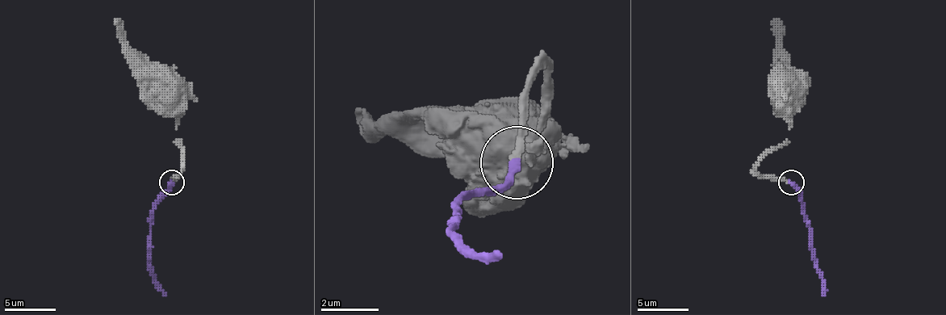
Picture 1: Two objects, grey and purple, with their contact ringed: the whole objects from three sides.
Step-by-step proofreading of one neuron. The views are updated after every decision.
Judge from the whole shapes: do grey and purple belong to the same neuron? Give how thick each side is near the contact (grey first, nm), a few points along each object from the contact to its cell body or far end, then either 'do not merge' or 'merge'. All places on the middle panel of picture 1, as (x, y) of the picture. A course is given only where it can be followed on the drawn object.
calibres 240 and 260 nm; course grey (514, 157), (529, 85), (543, 63), (543, 99), (529, 157), (514, 179), (500, 172), (500, 150); course purple (514, 165), (492, 194), (456, 208), (456, 237), (500, 259); merge

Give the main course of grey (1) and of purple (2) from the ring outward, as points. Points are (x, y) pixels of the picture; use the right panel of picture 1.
1: (789, 182), (763, 178), (755, 170), (768, 152), (786, 139), (789, 108), (797, 98), (794, 90), (786, 90)
2: (792, 182), (801, 198), (817, 272), (825, 296)

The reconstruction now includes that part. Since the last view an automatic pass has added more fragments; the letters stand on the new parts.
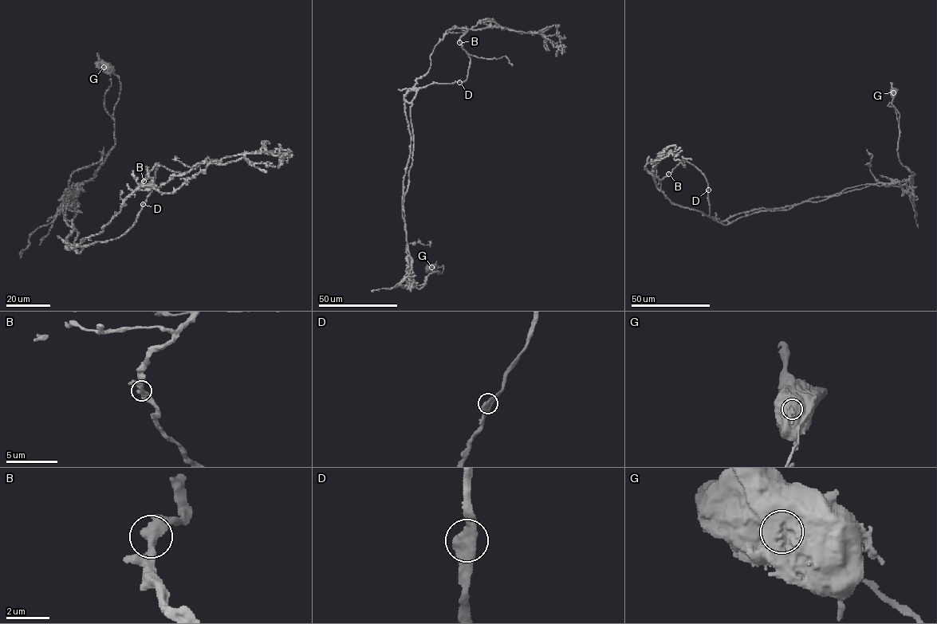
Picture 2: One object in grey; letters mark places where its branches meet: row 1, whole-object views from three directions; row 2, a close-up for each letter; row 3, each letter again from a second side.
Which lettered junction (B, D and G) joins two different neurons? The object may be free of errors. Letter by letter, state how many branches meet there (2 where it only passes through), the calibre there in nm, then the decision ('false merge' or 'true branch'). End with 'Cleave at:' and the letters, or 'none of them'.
B: 2 | 460 nm | true branch
D: 2 | 500 nm | true branch
G: 2 | 950 nm | false merge
Cleave at: G

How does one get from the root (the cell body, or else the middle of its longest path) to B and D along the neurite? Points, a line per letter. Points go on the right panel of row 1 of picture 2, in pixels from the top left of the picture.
B: (894, 91), (899, 159), (911, 173), (905, 181), (723, 225), (709, 216), (699, 170), (683, 161), (668, 173)
D: (894, 91), (898, 153), (911, 173), (908, 179), (788, 209), (759, 211), (726, 225), (709, 216), (707, 190)

